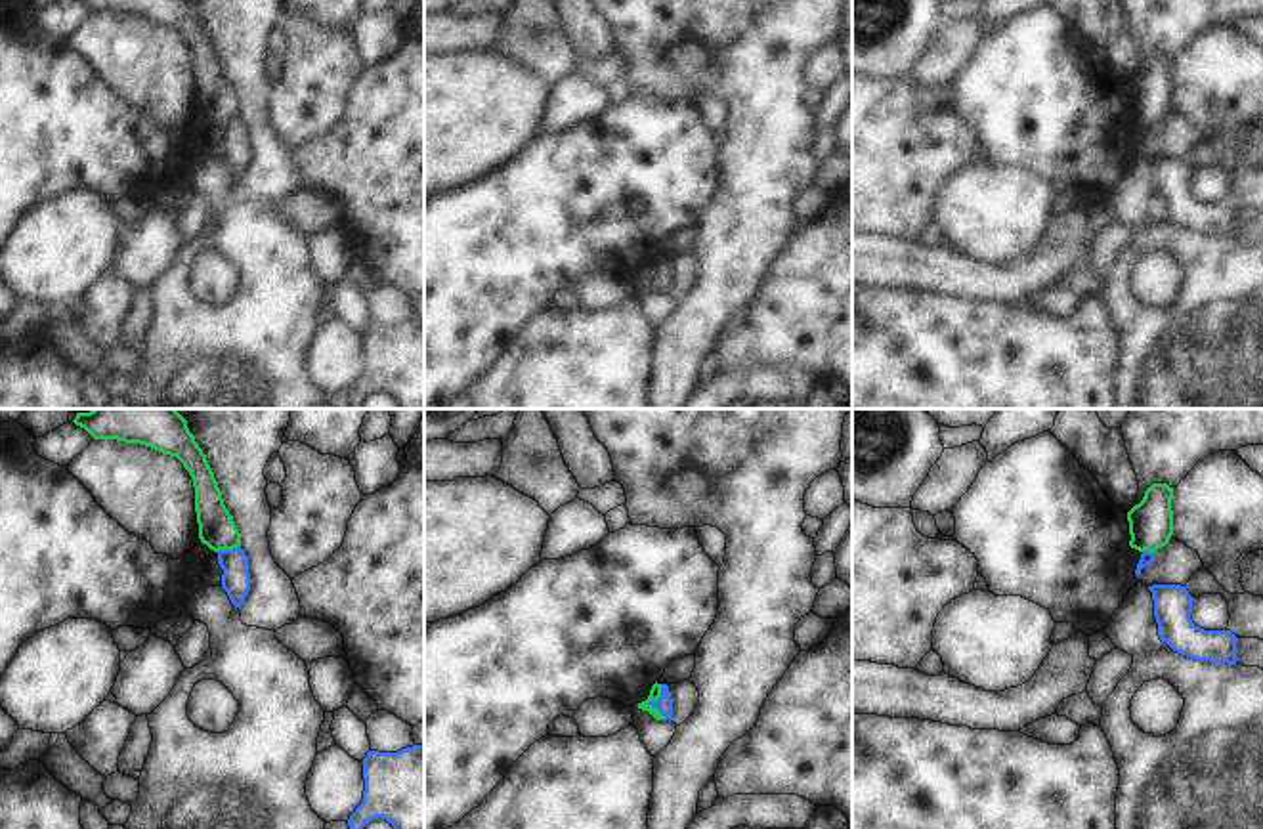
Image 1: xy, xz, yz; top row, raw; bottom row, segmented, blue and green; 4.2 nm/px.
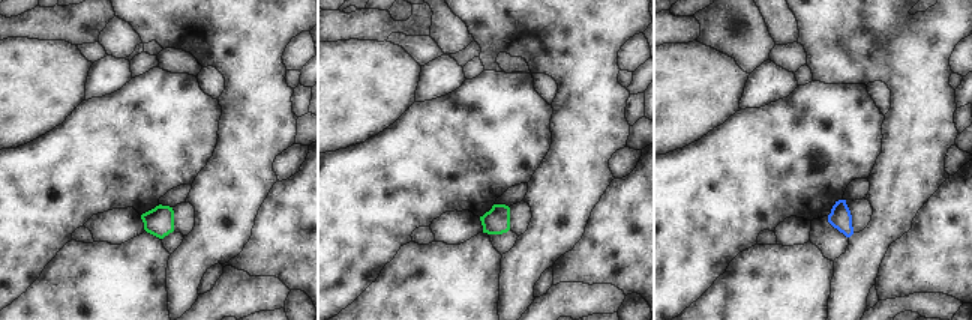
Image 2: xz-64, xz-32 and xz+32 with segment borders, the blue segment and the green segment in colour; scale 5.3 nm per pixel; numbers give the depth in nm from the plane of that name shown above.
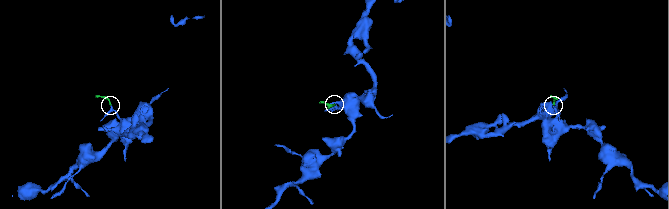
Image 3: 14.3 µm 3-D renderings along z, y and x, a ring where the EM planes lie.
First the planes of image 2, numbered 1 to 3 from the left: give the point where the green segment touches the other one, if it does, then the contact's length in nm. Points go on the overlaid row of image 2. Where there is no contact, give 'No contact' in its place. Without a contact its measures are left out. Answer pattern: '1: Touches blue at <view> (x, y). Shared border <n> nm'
1: No contact
2: No contact
3: No contact

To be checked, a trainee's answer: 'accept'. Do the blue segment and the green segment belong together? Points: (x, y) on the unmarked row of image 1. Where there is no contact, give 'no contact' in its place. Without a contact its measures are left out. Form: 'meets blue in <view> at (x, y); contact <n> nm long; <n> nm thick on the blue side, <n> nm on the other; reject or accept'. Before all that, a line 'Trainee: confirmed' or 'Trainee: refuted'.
Trainee: confirmed
meets blue in xz at (652, 274); contact 150 nm long; 70 nm thick on the blue side, 50 nm on the other; accept

